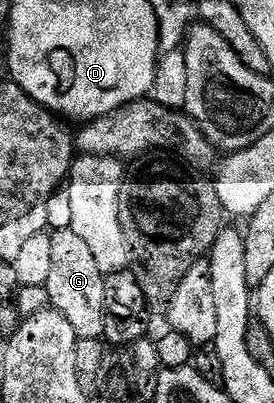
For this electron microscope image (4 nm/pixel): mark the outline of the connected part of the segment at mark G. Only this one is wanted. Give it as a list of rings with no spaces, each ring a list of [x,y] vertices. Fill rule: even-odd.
[[[60,228],[50,233],[51,241],[53,242],[53,270],[49,270],[49,282],[45,285],[49,298],[51,299],[50,307],[61,313],[65,318],[69,318],[69,326],[73,326],[73,330],[79,335],[80,340],[98,340],[103,334],[103,323],[107,317],[107,311],[105,310],[105,274],[101,270],[101,266],[97,266],[97,258],[93,258],[93,254],[89,250],[89,246],[73,229]]]

